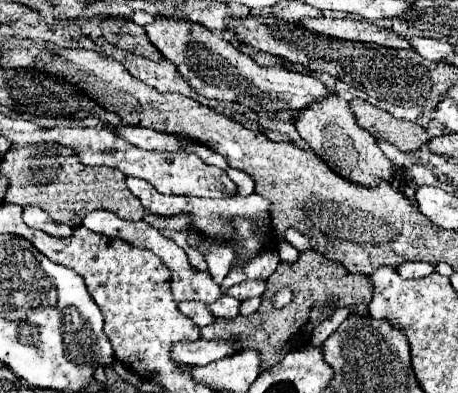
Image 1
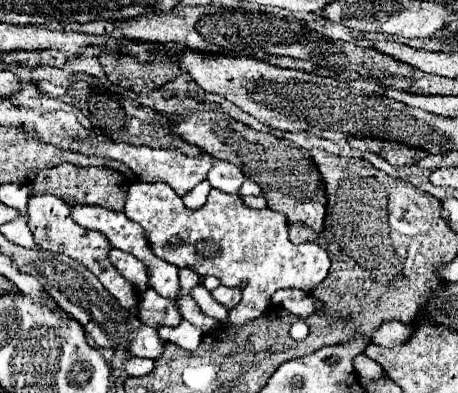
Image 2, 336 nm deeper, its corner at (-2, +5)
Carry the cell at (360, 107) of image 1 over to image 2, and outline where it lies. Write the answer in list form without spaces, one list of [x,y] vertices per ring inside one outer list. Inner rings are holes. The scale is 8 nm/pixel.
[[[349,137],[347,143],[353,149],[359,151],[371,151],[383,157],[391,165],[413,165],[419,163],[423,157],[427,157],[427,151],[423,149],[411,149],[407,145],[399,145],[395,141],[381,141],[381,139],[355,139]]]

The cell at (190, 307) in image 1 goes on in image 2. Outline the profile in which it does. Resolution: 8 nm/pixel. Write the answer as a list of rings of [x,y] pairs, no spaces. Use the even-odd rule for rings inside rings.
[[[145,289],[139,299],[139,319],[143,319],[149,327],[177,327],[181,323],[179,309],[175,307],[175,301],[159,297],[153,289]]]

